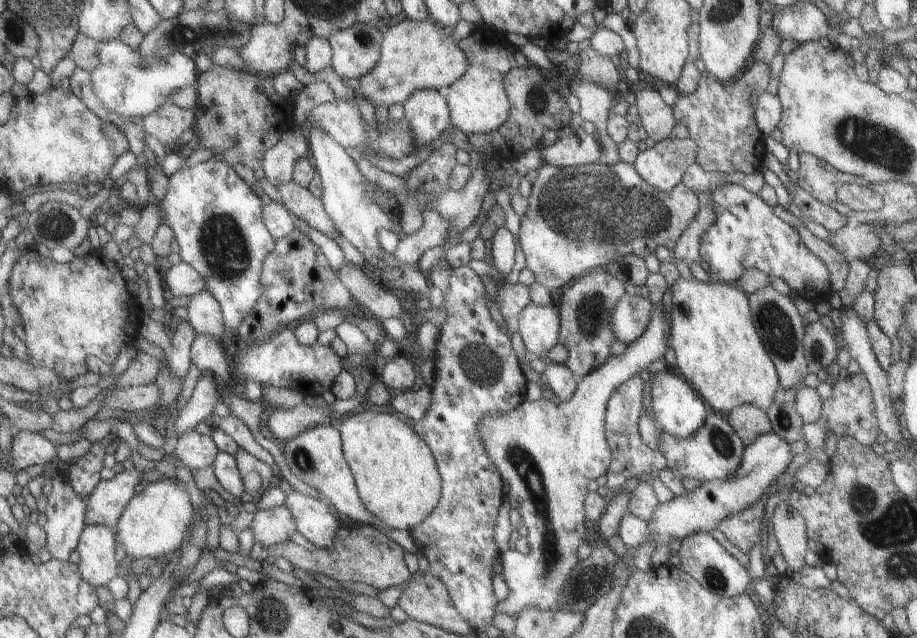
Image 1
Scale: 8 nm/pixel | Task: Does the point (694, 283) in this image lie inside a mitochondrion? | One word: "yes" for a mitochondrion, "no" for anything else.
no

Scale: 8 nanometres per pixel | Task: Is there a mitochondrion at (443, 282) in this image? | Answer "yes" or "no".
no

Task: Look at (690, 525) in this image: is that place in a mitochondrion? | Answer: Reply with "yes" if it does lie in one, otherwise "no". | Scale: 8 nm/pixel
no

